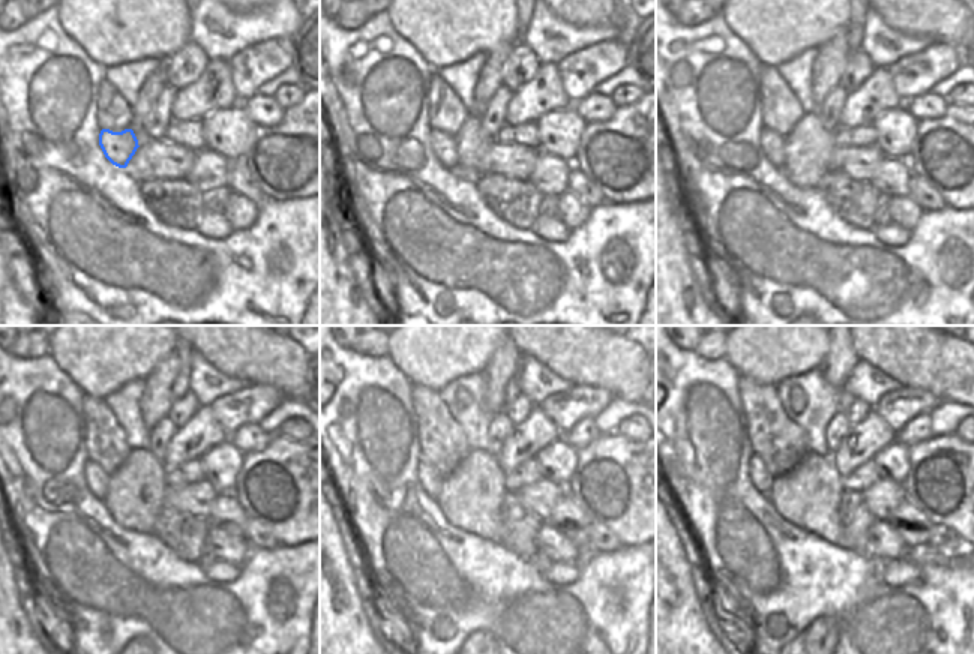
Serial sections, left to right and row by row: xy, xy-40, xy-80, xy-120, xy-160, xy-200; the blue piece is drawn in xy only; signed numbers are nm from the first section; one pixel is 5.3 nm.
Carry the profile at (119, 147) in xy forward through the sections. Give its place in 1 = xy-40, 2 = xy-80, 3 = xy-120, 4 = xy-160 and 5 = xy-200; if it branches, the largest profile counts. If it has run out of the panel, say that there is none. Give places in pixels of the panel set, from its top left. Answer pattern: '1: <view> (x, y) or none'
1: xy-40 (443, 146)
2: xy-80 (772, 143)
3: xy-120 (96, 479)
4: xy-160 (429, 479)
5: xy-200 (761, 477)

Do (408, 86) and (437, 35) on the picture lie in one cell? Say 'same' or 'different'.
different

